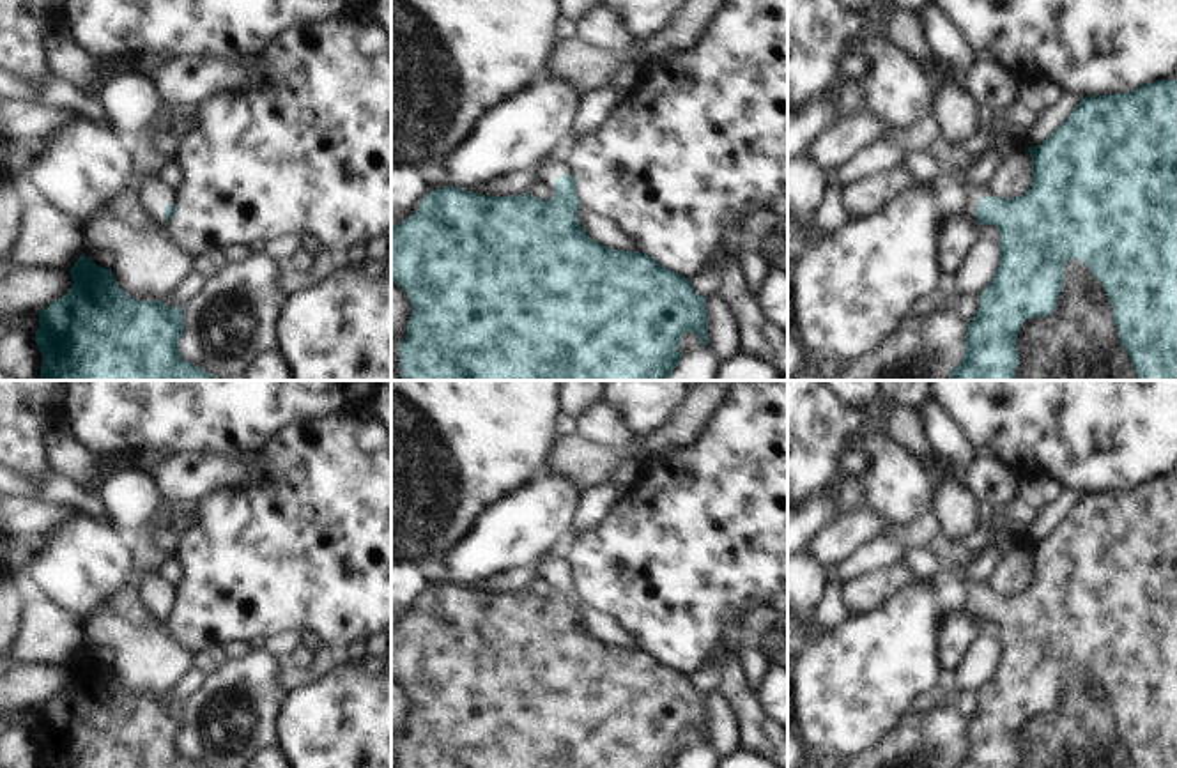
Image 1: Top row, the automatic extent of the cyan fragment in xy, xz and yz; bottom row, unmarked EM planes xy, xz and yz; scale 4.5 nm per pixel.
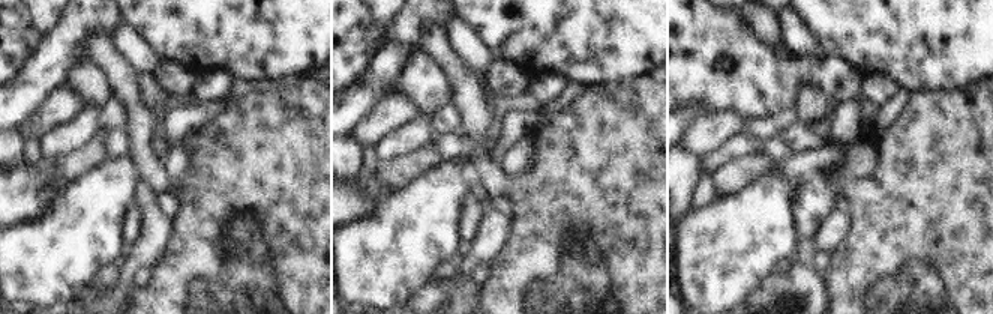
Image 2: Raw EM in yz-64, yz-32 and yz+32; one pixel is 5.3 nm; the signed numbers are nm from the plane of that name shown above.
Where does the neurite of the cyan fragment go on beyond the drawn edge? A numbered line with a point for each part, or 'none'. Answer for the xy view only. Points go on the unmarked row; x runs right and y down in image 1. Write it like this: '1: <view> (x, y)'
1: xy (156, 591).

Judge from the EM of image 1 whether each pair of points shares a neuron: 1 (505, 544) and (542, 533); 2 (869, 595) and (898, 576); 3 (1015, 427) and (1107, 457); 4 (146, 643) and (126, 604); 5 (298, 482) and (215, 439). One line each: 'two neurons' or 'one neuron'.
1: one neuron
2: one neuron
3: one neuron
4: two neurons
5: two neurons

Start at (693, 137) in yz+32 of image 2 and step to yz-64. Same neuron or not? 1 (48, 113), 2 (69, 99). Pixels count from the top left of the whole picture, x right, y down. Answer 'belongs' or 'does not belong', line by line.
1: belongs
2: belongs

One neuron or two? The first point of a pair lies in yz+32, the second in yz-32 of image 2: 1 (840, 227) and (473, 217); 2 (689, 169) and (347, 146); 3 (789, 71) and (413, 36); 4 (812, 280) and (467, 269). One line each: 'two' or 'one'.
1: two
2: one
3: two
4: two

